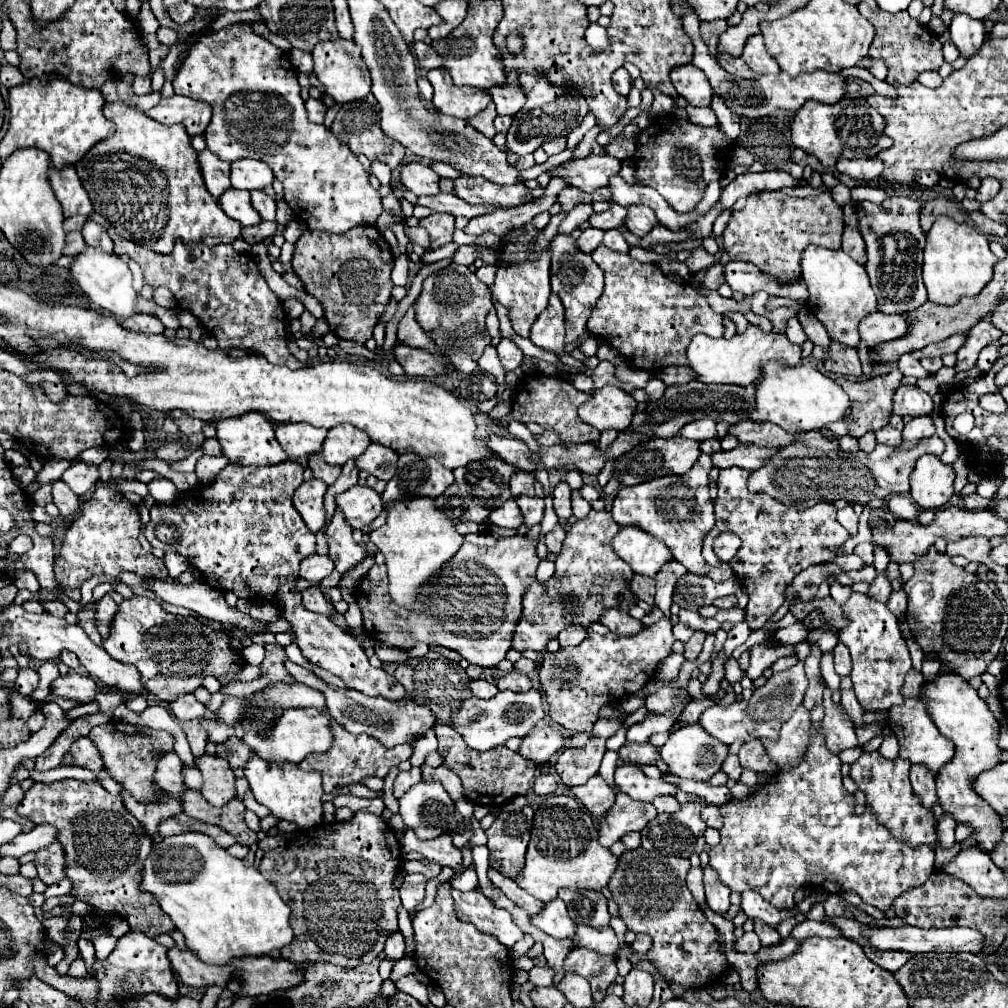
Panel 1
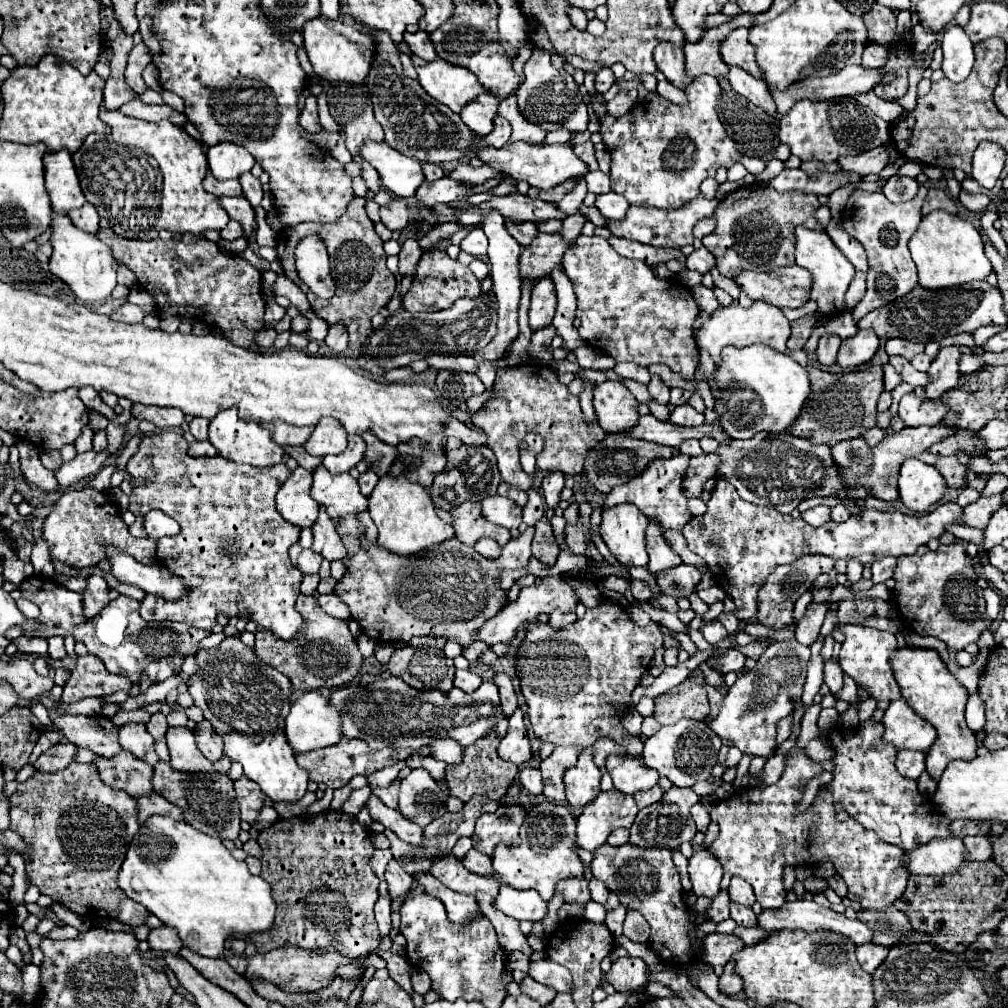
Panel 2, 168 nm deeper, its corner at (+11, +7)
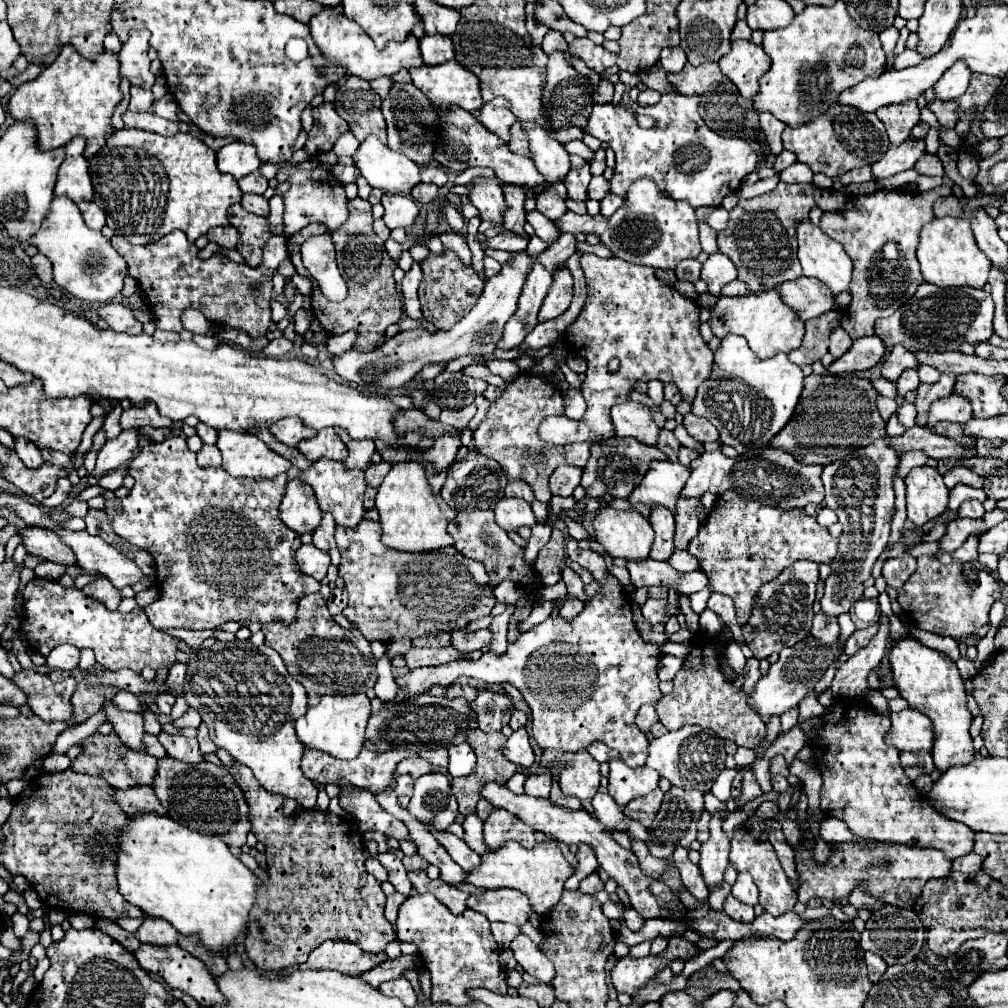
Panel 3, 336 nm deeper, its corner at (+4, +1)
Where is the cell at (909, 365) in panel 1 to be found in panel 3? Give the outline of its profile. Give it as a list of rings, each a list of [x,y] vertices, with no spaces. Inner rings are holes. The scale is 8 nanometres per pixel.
[[[905,369],[901,373],[901,377],[897,379],[897,391],[899,395],[903,397],[907,391],[915,391],[919,387],[919,375],[917,375],[917,369]]]

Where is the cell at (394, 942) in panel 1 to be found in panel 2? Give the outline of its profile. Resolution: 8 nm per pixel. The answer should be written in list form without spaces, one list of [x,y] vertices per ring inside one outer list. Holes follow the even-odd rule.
[[[386,895],[386,897],[380,897],[374,905],[374,913],[376,913],[376,921],[378,921],[378,929],[382,937],[390,933],[390,901],[392,897]]]

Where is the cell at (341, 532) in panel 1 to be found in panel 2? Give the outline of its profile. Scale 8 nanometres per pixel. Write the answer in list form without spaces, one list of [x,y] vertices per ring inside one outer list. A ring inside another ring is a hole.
[[[320,507],[320,515],[318,515],[316,523],[312,525],[312,537],[314,537],[312,549],[316,553],[320,553],[324,559],[328,559],[328,561],[344,559],[346,551],[344,551],[342,539],[340,539],[340,535],[336,535],[334,521],[326,515],[324,507]]]

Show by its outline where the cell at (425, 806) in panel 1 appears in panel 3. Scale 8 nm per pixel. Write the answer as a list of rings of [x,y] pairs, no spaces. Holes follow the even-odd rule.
[[[439,771],[421,775],[415,781],[415,791],[407,811],[421,823],[445,831],[457,817],[457,799],[451,793],[447,777]]]

